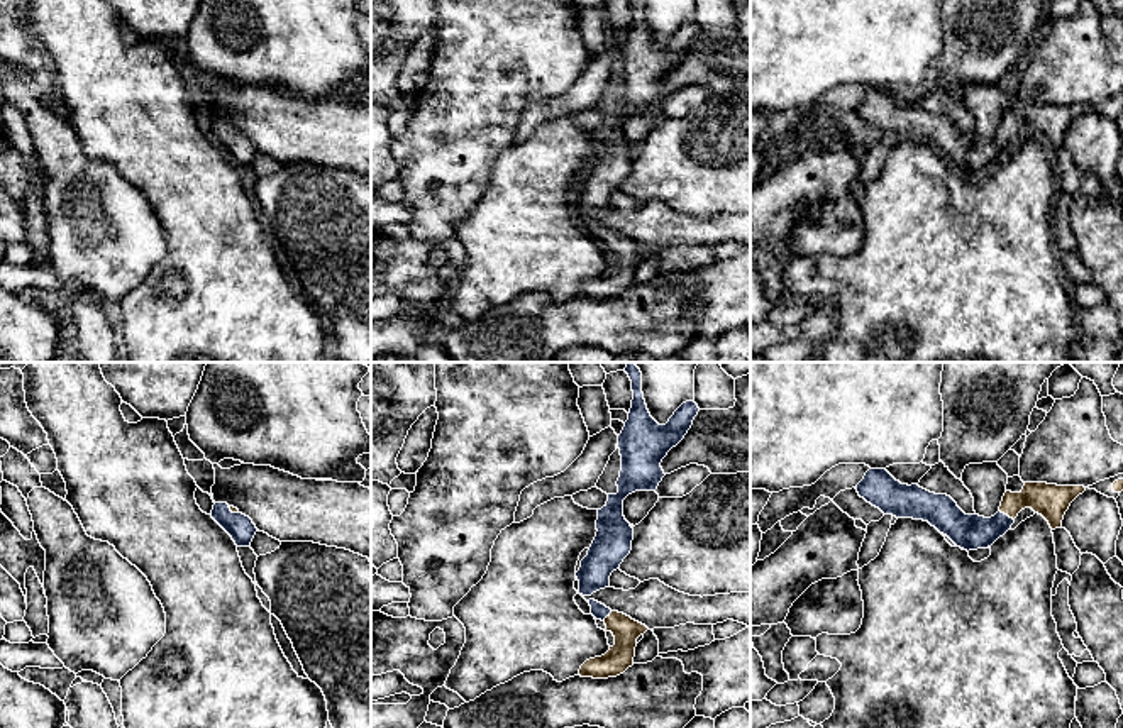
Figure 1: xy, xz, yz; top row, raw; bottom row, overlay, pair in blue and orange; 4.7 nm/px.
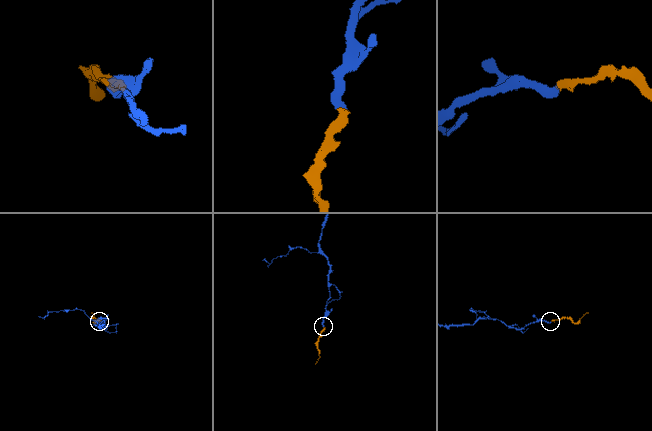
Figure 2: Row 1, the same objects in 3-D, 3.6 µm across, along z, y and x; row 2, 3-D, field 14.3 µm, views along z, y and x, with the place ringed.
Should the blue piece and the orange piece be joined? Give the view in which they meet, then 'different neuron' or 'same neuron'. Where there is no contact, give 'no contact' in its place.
contact in yz; same neuron

